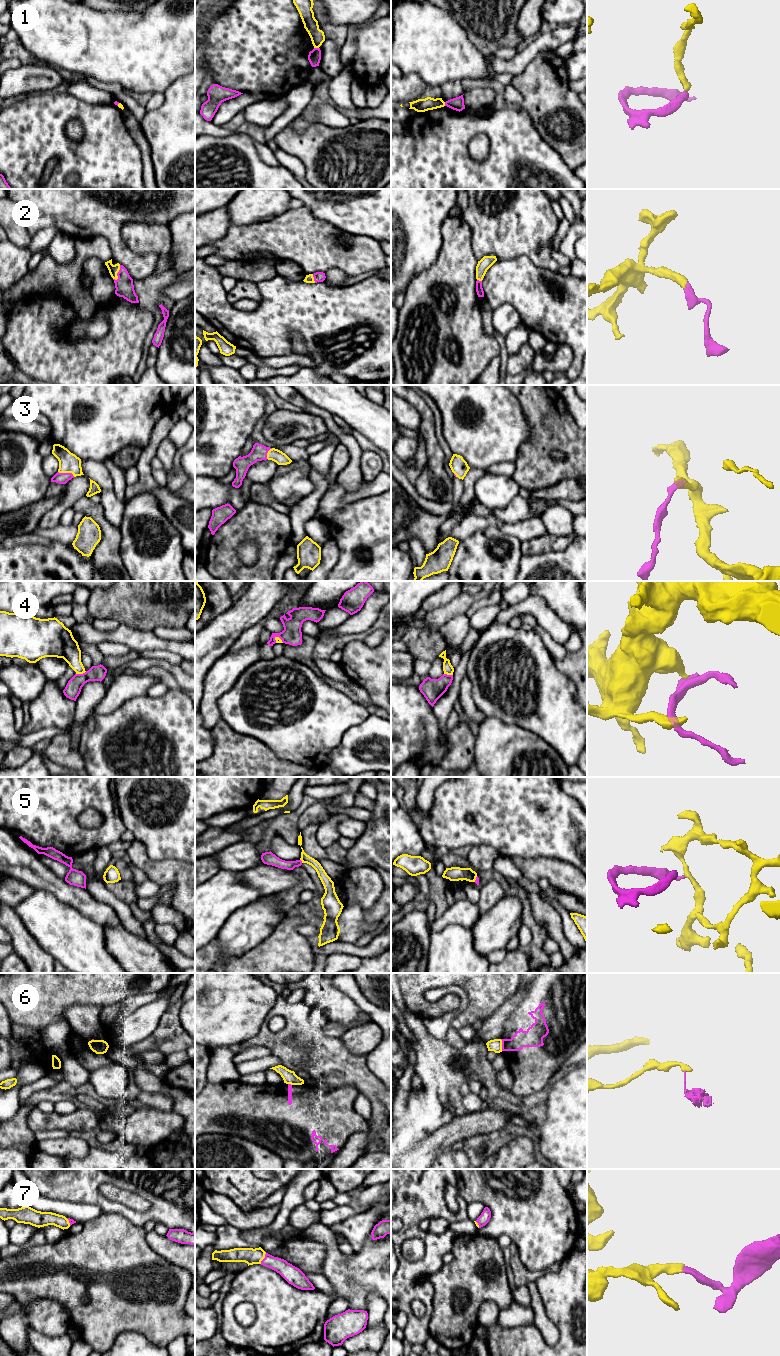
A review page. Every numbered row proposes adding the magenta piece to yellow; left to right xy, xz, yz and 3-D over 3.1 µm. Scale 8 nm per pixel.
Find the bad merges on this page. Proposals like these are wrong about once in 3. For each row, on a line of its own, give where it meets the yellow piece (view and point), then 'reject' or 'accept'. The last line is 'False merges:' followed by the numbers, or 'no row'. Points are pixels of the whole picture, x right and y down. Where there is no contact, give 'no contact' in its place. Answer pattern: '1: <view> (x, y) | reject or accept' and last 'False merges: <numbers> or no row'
1: xz (316, 47) | reject
2: xy (117, 272) | accept
3: xy (66, 472) | accept
4: xy (81, 673) | reject
5: xz (301, 860) | reject
6: yz (501, 1045) | reject
7: xz (264, 1257) | accept
False merges: 1, 4, 5, 6

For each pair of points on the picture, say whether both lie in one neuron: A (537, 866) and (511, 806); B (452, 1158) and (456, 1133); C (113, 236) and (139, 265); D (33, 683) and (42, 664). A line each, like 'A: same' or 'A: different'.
A: different
B: different
C: same
D: different

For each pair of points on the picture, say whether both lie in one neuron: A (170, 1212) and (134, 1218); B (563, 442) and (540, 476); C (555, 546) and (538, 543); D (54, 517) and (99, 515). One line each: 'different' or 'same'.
A: same
B: same
C: same
D: different

